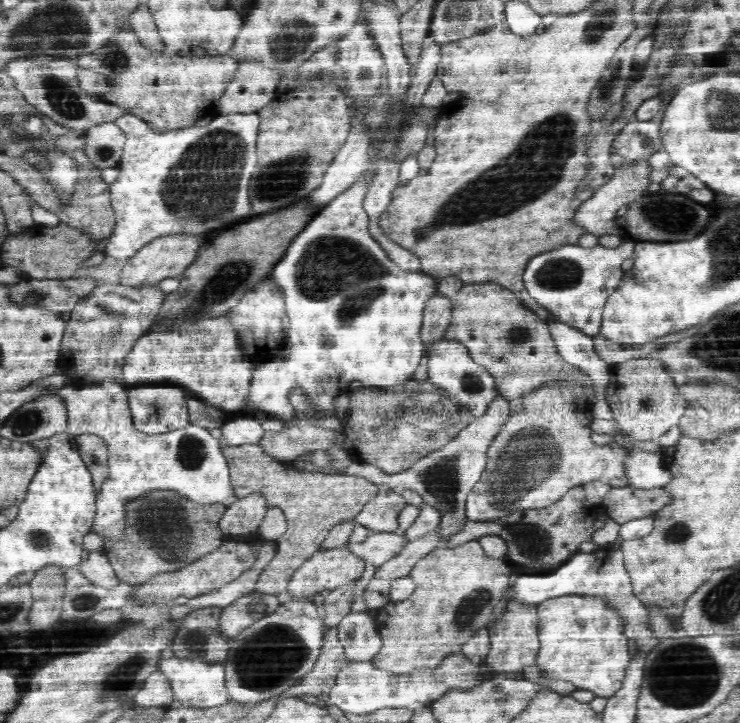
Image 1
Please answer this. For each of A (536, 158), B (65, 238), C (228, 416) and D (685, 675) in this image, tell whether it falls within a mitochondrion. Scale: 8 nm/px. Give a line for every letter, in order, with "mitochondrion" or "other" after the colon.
A: mitochondrion
B: other
C: other
D: mitochondrion

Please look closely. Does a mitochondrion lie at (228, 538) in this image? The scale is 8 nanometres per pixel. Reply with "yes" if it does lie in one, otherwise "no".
no

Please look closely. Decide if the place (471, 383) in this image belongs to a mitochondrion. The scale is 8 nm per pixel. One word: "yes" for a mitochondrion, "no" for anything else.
yes

